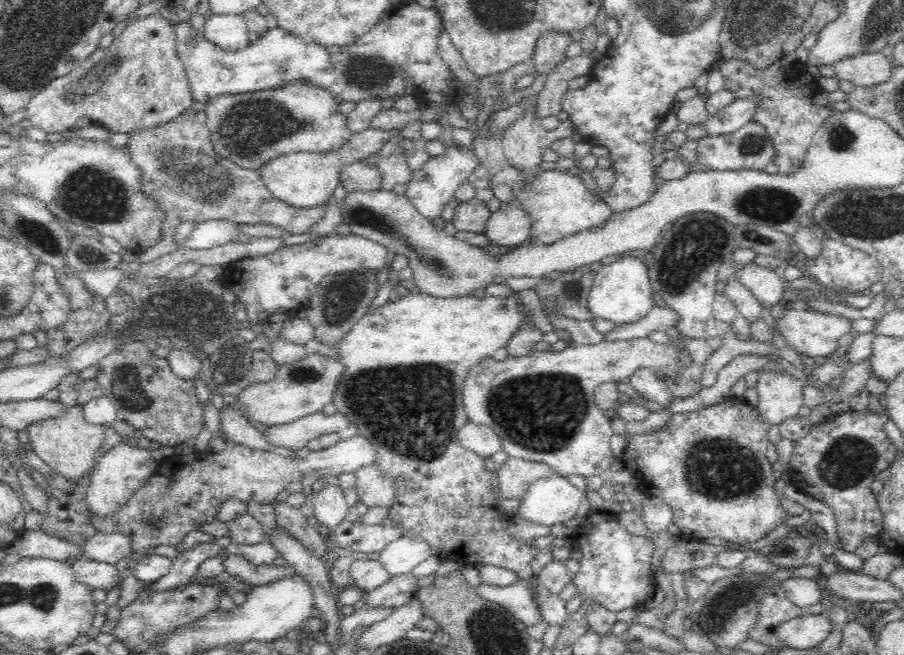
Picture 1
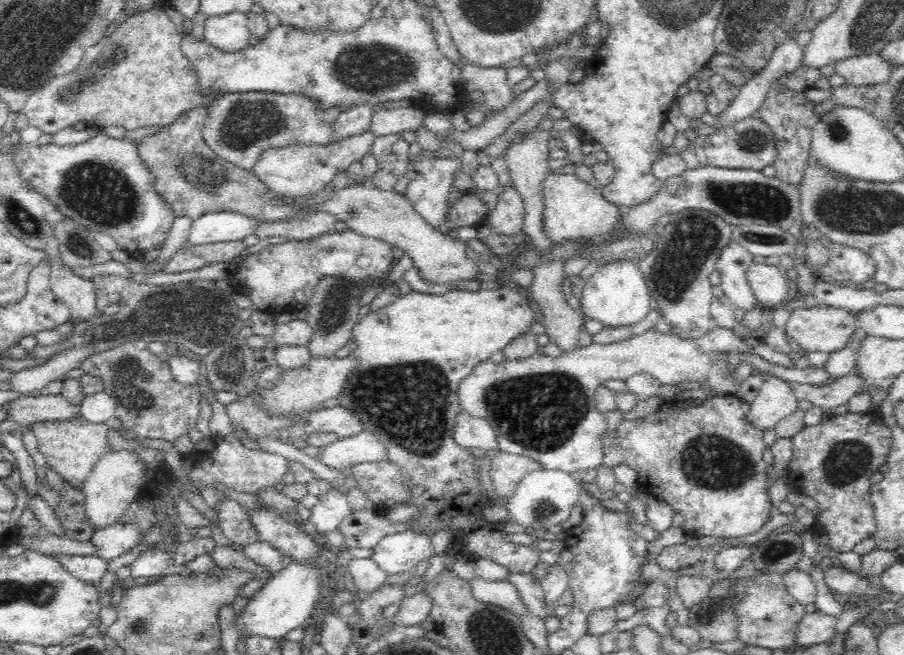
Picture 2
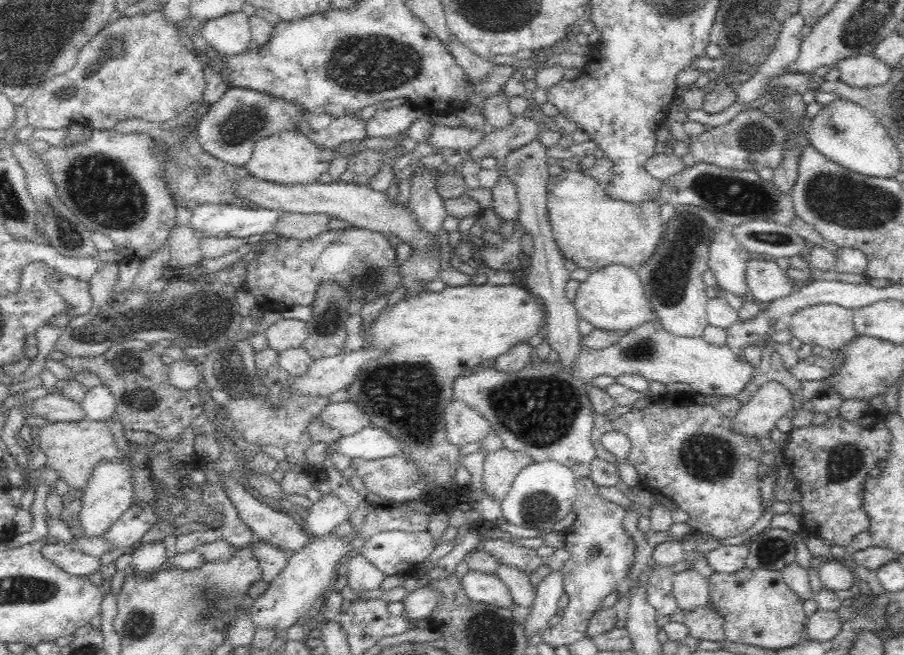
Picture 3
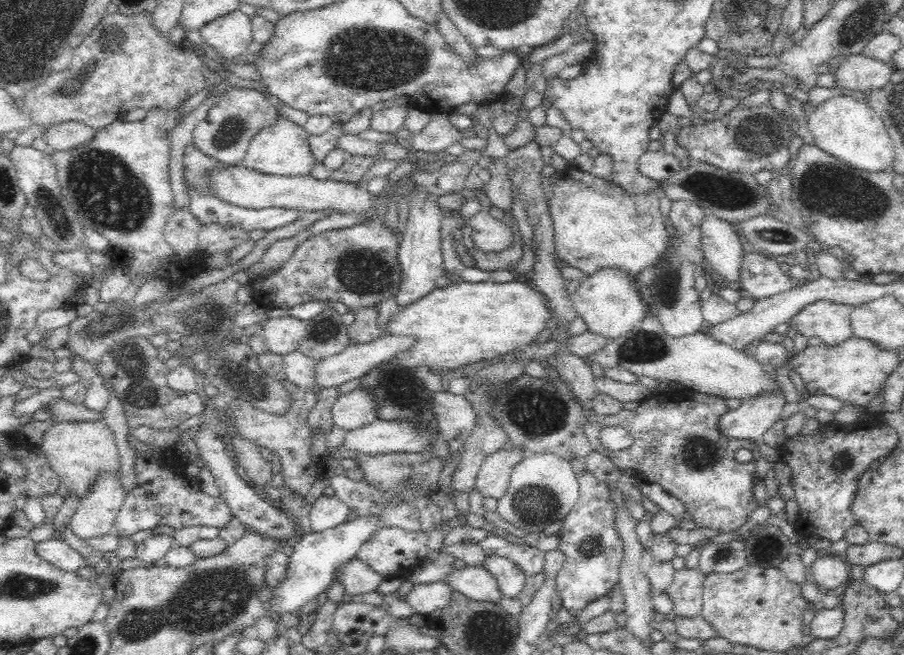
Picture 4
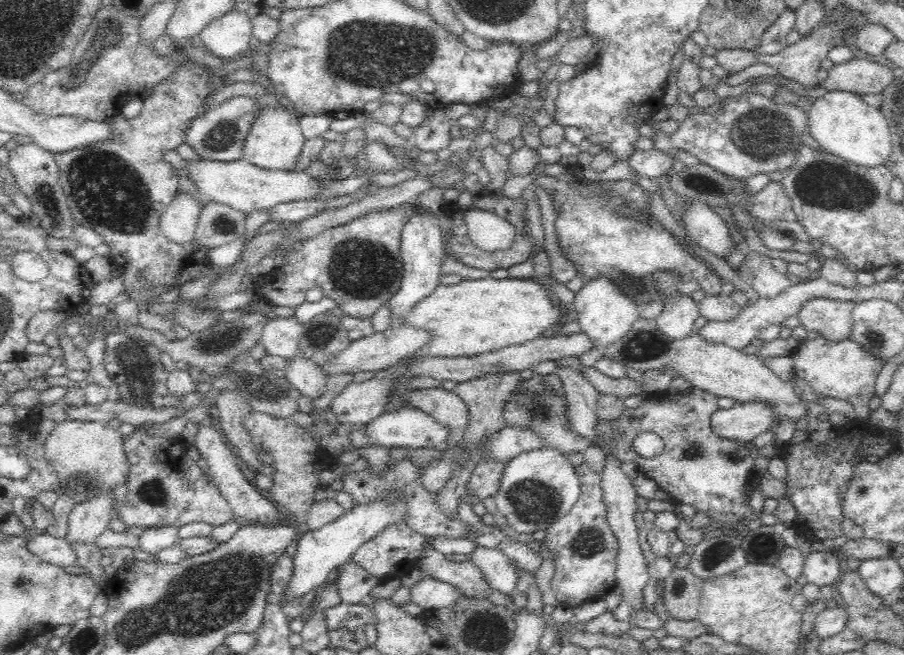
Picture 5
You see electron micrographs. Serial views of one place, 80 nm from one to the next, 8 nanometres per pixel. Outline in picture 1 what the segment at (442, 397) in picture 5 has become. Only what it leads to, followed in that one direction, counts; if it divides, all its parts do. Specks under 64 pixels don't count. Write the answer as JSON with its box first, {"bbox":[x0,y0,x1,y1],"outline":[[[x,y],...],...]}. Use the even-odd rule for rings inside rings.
{"bbox":[458,420,504,459],"outline":[[[470,420],[461,428],[458,440],[464,449],[483,459],[491,458],[501,450],[504,451],[502,439],[492,428],[474,424]]]}

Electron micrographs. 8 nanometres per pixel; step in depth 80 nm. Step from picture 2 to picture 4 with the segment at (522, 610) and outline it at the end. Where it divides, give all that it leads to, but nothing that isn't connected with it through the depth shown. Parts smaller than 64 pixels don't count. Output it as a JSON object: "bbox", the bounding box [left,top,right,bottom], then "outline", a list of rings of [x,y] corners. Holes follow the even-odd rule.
{"bbox":[448,567,503,604],"outline":[[[464,567],[463,570],[454,569],[448,576],[449,586],[476,602],[499,604],[503,596],[496,578],[486,568]]]}

